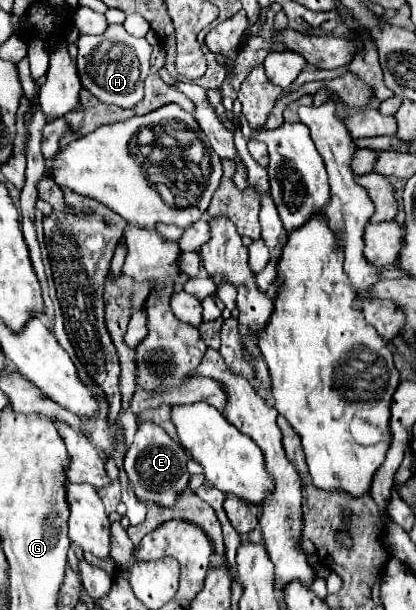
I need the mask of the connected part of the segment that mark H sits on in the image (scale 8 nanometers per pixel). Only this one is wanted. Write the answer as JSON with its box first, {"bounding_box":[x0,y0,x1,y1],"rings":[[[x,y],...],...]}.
{"bounding_box":[77,25,151,107],"rings":[[[109,25],[103,35],[79,35],[77,39],[77,71],[81,83],[99,101],[133,107],[143,99],[143,81],[149,75],[151,45],[147,39],[137,39],[125,31],[123,25]]]}

